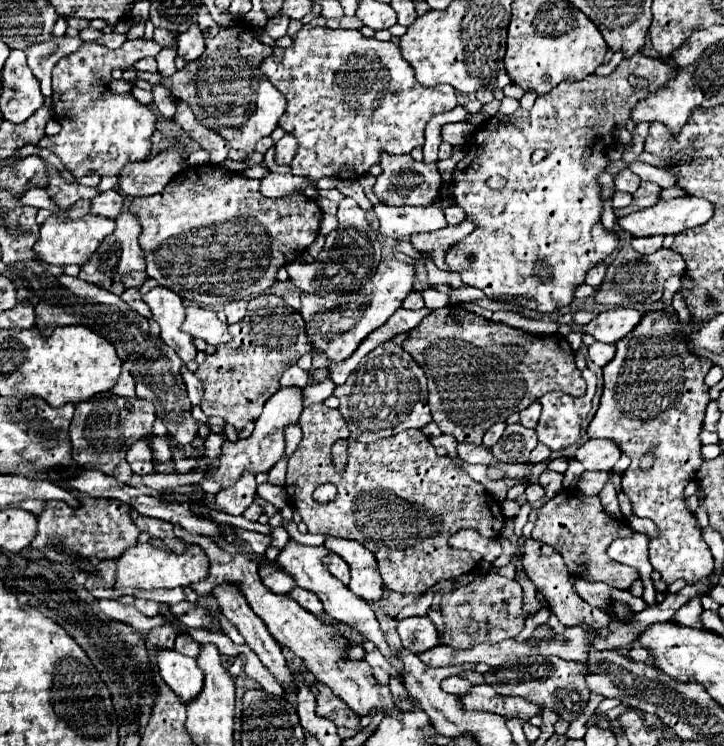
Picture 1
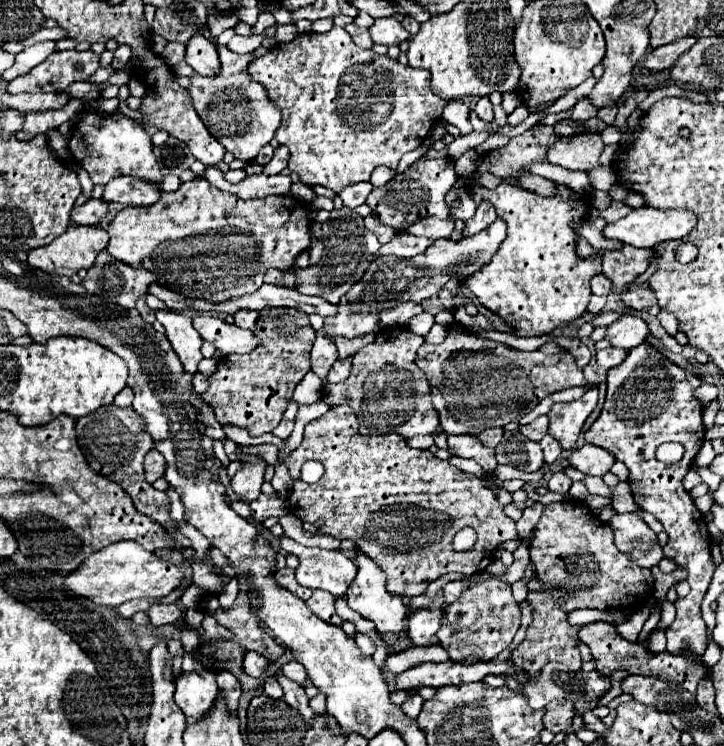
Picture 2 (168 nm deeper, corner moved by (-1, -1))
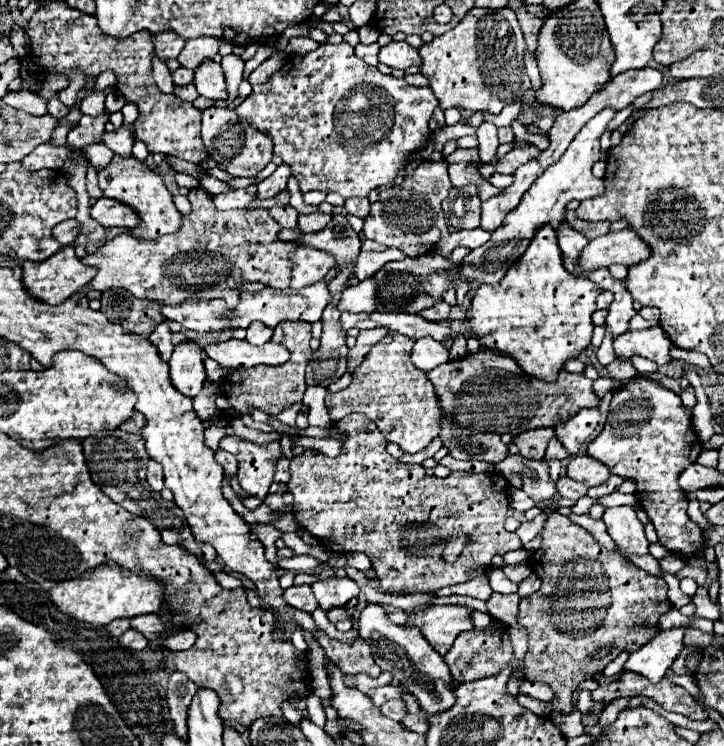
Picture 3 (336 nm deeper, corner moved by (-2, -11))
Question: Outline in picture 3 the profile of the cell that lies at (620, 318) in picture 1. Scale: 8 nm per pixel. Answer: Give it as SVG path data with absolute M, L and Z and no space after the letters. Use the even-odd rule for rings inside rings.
M652 327L652 329L642 329L642 331L628 331L620 335L614 341L614 351L616 357L646 357L652 359L658 365L666 365L670 361L670 337L662 331L662 327Z

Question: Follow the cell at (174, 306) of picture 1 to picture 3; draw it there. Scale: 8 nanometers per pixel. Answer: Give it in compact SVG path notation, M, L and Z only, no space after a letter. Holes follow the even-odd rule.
M196 343L176 345L170 359L170 381L186 397L196 397L204 385L206 371L202 365L202 349Z

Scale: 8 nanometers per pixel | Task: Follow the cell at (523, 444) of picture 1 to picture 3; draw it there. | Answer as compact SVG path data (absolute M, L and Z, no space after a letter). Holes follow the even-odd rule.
M508 455L504 461L500 461L496 465L496 471L500 475L504 475L504 477L508 477L510 473L520 473L524 477L522 489L536 503L542 503L542 501L558 497L556 483L550 479L548 463L544 459L534 461L534 459L522 457L522 455Z

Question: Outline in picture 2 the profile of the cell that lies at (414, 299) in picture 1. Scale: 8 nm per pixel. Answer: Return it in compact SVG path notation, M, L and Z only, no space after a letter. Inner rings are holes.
M399 301L389 309L381 311L381 325L383 327L395 327L395 325L405 325L407 319L423 313L423 307L419 303L411 301Z

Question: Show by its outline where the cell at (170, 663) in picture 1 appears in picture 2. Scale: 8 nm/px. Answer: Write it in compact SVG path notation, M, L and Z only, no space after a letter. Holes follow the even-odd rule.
M187 655L187 671L175 677L175 703L187 715L187 719L197 721L213 707L219 693L215 673L209 673L193 655Z

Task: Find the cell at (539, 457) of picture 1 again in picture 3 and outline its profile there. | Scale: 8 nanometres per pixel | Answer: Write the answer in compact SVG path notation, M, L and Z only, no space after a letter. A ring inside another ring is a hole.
M552 437L550 439L550 443L548 443L548 451L546 451L546 459L548 461L552 461L552 459L568 459L570 455L568 455L568 451L558 443L558 439L556 437Z

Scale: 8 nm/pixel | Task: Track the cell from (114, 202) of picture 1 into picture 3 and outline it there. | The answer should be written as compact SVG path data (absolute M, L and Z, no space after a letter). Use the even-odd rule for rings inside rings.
M68 219L68 221L58 223L58 225L54 227L52 235L54 235L54 239L58 239L62 245L70 245L72 239L78 235L78 231L80 231L80 223L78 223L76 219Z

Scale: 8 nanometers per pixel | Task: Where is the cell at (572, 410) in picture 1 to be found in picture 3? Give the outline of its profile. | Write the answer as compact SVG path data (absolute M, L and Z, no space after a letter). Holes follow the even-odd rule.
M582 409L570 421L558 423L556 437L566 447L566 451L570 455L574 455L574 453L578 453L580 445L594 433L598 421L600 421L600 411L598 409Z

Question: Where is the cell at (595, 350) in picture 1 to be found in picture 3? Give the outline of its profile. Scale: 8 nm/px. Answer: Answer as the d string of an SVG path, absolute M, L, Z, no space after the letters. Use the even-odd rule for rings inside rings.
M616 359L606 367L608 375L612 379L634 379L638 373L634 369L634 365L628 359Z

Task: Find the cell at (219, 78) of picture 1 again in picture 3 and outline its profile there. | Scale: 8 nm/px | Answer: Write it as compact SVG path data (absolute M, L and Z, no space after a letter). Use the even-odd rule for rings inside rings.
M210 107L202 113L202 141L208 155L234 177L254 177L272 159L272 141L266 133L254 131L246 121L238 121L234 109Z

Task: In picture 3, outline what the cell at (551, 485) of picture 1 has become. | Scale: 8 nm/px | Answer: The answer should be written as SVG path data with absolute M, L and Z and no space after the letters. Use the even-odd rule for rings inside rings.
M560 477L556 481L556 487L558 487L560 497L568 497L568 499L574 499L574 501L584 497L584 495L588 495L588 487L578 483L578 481L574 481L574 479L570 479L570 477Z

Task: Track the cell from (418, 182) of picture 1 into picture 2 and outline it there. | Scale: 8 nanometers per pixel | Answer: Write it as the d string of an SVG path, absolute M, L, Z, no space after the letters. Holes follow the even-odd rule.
M421 157L409 169L395 175L385 187L373 189L371 195L367 197L367 205L373 209L373 215L379 217L381 223L385 223L397 231L417 219L429 217L429 215L447 219L449 207L445 205L445 195L455 181L457 181L457 175L453 171L453 159L449 159L449 157L447 159Z

